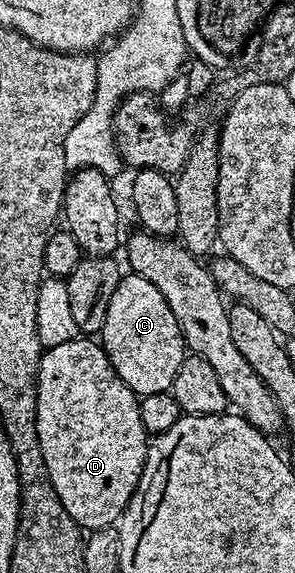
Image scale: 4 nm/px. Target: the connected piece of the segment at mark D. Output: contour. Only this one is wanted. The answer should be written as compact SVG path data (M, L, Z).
M77 339L68 343L44 349L40 354L40 370L38 371L38 443L42 443L42 456L46 458L46 471L50 471L50 480L54 482L54 491L58 491L58 499L62 499L62 507L70 511L70 519L78 523L81 530L95 531L115 526L123 517L130 499L140 482L140 476L144 470L144 460L148 457L150 434L142 427L142 415L140 414L140 402L137 394L114 371L110 359L104 354L103 344L96 345L92 339Z

